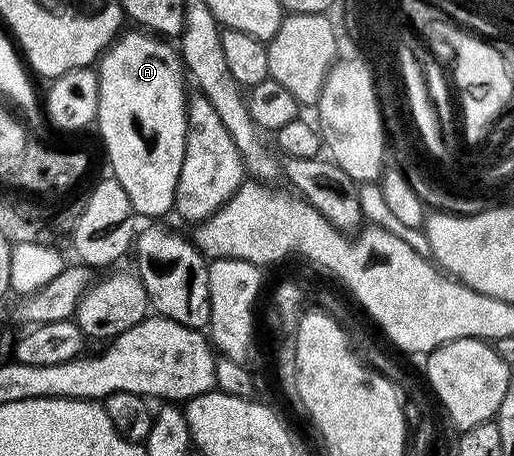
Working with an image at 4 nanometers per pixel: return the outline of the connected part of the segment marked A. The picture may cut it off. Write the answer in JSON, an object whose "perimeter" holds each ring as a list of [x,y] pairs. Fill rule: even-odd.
{"perimeter":[[[141,28],[126,29],[114,41],[113,45],[101,55],[95,69],[99,80],[99,108],[95,130],[101,133],[101,142],[105,145],[105,154],[109,157],[112,177],[126,189],[134,215],[141,214],[145,220],[161,220],[168,210],[175,206],[175,191],[179,180],[177,166],[183,168],[181,151],[181,134],[189,135],[189,123],[181,126],[181,107],[187,104],[185,82],[187,74],[183,69],[180,53],[168,46],[168,41],[154,36]],[[149,134],[153,138],[161,138],[161,142],[149,142]]]}

